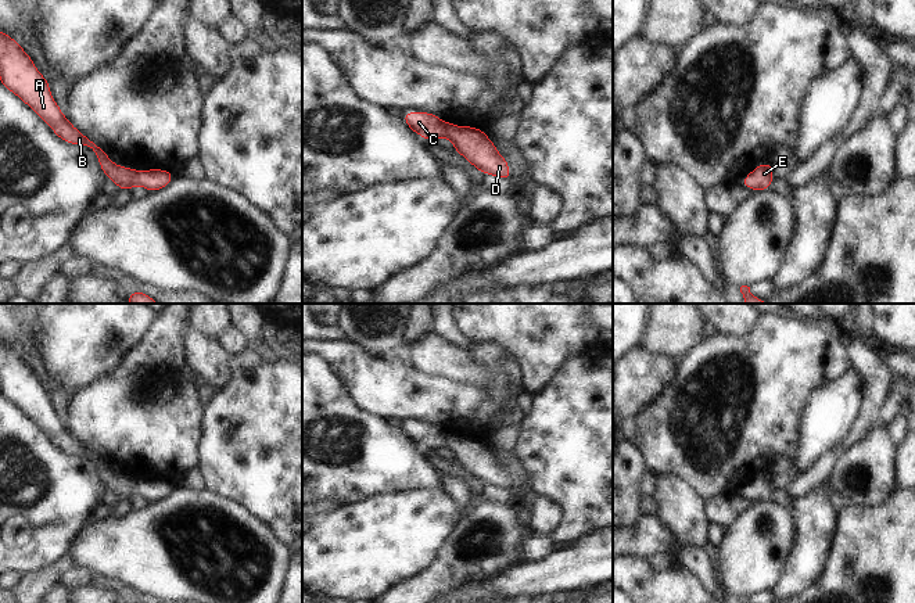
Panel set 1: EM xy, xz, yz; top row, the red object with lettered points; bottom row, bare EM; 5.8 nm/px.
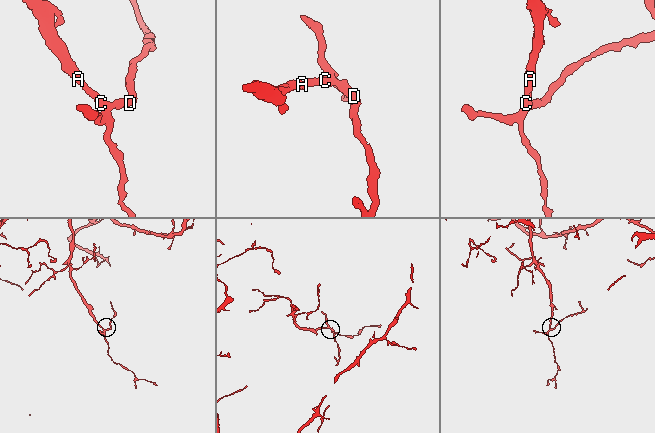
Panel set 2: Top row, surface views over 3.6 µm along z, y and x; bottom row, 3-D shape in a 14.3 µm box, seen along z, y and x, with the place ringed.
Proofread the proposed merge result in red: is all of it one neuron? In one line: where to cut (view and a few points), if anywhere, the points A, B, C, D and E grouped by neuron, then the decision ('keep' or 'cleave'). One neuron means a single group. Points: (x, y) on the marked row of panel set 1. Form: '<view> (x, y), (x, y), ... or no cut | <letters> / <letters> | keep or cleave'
no cut | A B C D E | keep

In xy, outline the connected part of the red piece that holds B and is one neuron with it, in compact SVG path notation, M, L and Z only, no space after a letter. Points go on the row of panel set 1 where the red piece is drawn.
M0 32L0 83L28 104L60 139L90 147L98 158L101 172L115 182L119 190L130 191L134 184L139 184L148 191L158 191L173 180L175 175L169 171L133 171L116 166L96 141L83 136L62 115L50 94L50 85L39 73L32 58L21 44L3 32Z

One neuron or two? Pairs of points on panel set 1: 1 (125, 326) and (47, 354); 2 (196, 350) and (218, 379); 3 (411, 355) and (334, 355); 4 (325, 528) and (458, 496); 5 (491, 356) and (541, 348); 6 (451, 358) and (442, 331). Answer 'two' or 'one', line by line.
1: one
2: one
3: two
4: two
5: two
6: two

